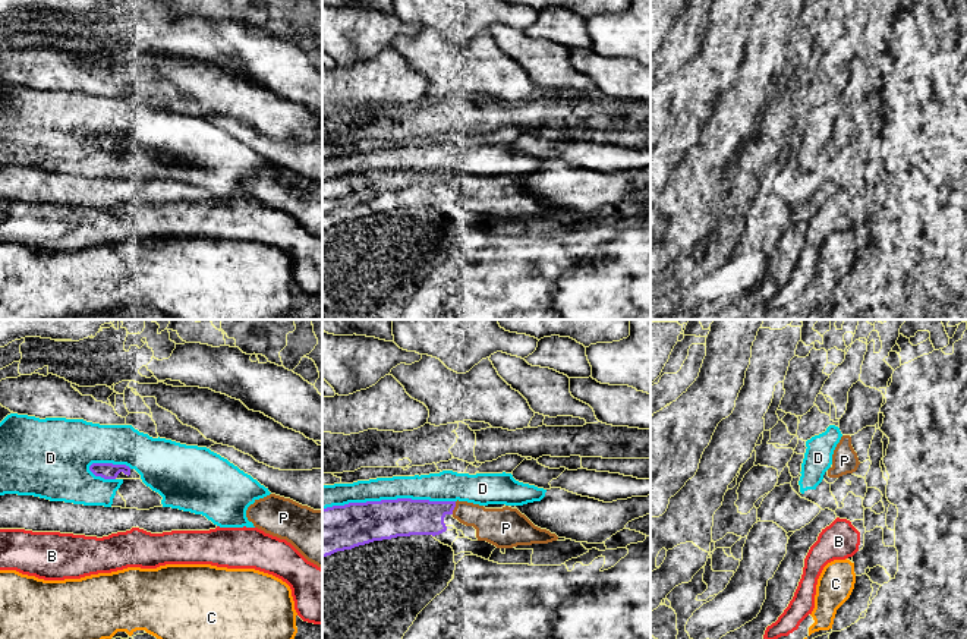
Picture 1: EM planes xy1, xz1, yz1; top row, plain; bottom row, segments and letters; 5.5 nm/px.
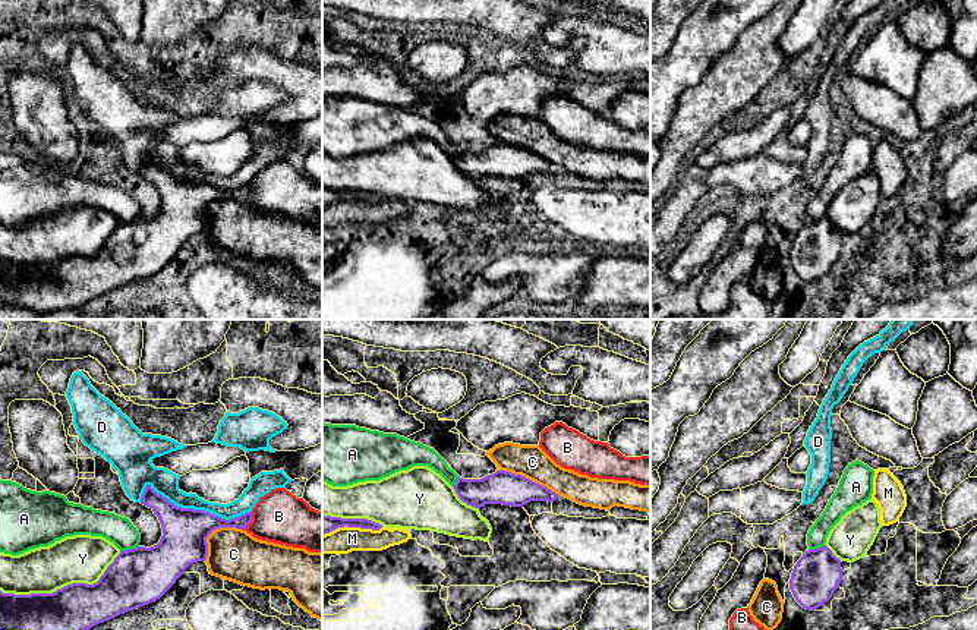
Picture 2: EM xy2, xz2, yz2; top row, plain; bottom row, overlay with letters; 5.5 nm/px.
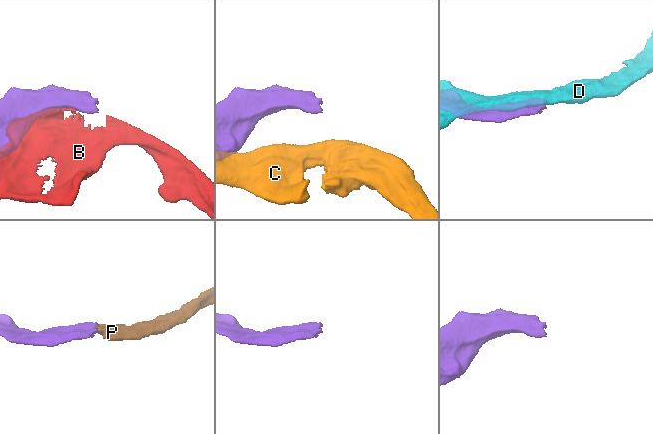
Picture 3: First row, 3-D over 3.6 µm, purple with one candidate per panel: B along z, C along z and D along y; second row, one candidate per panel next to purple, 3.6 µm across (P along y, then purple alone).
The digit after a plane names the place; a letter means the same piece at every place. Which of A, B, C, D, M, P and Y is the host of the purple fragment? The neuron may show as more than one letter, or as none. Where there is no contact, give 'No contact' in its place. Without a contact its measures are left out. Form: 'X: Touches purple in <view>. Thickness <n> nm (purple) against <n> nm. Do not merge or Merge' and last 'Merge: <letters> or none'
A: Touches purple in xy2. Thickness 320 nm (purple) against 150 nm. Do not merge
B: Touches purple in xy2. Thickness 120 nm (purple) against 280 nm. Do not merge
C: Touches purple in xy2. Thickness 260 nm (purple) against 280 nm. Do not merge
D: Touches purple in xz1. Thickness 240 nm (purple) against 150 nm. Do not merge
M: Touches purple in xz2. Thickness 100 nm (purple) against 140 nm. Do not merge
P: Touches purple in xz1. Thickness 190 nm (purple) against 190 nm. Merge
Y: Touches purple in xy2. Thickness 280 nm (purple) against 280 nm. Do not merge
Merge: P

